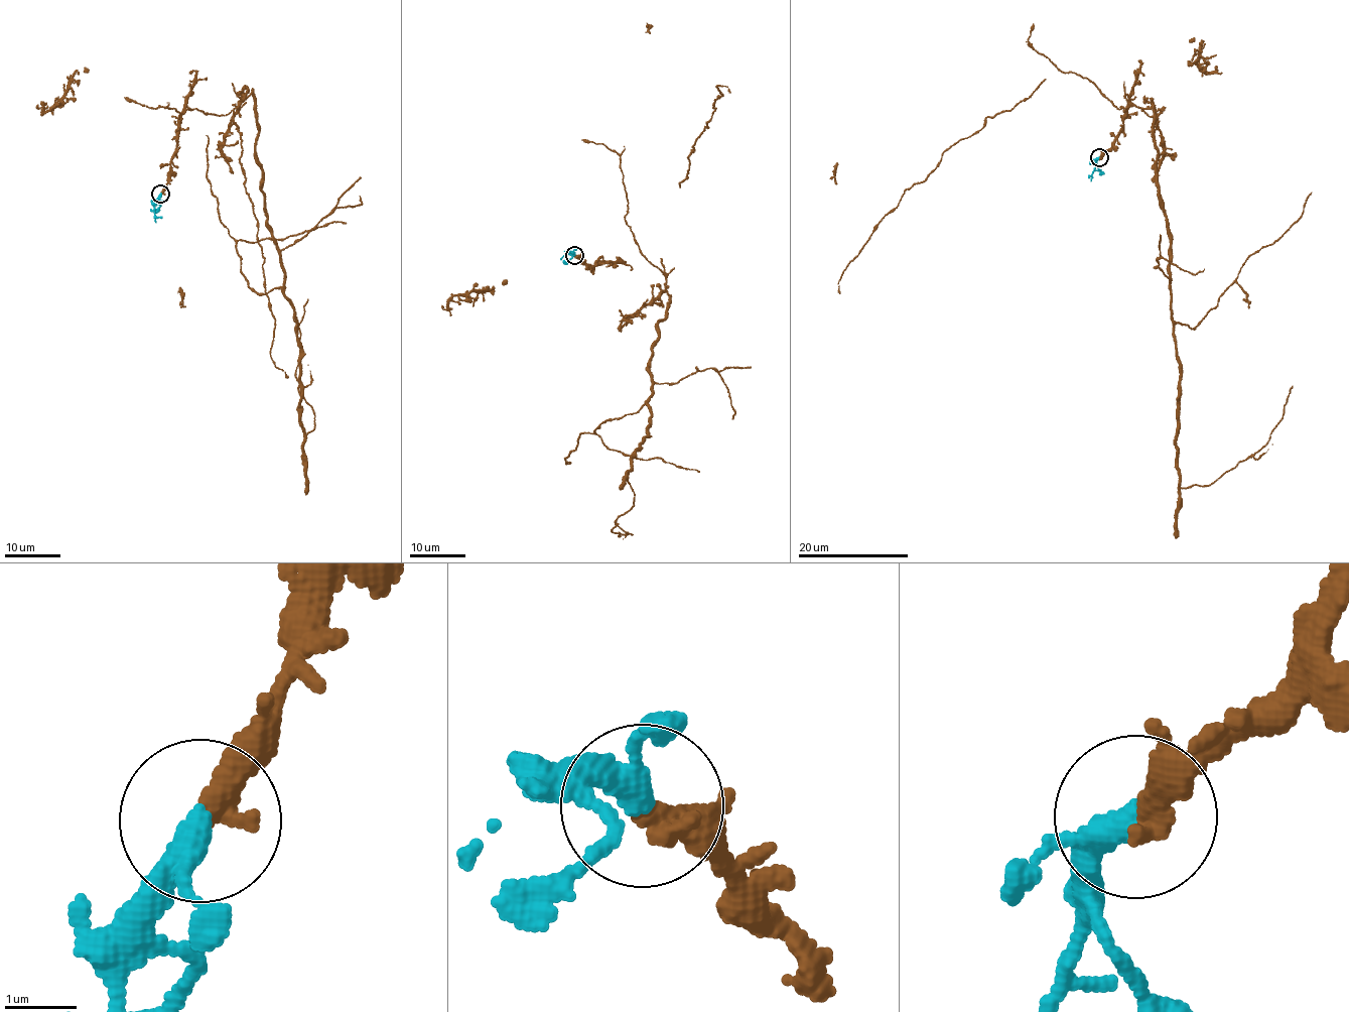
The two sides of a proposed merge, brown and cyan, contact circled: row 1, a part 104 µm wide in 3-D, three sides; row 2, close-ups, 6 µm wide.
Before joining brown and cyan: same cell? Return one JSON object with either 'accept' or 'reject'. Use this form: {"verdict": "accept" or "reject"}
{"verdict": "accept"}

